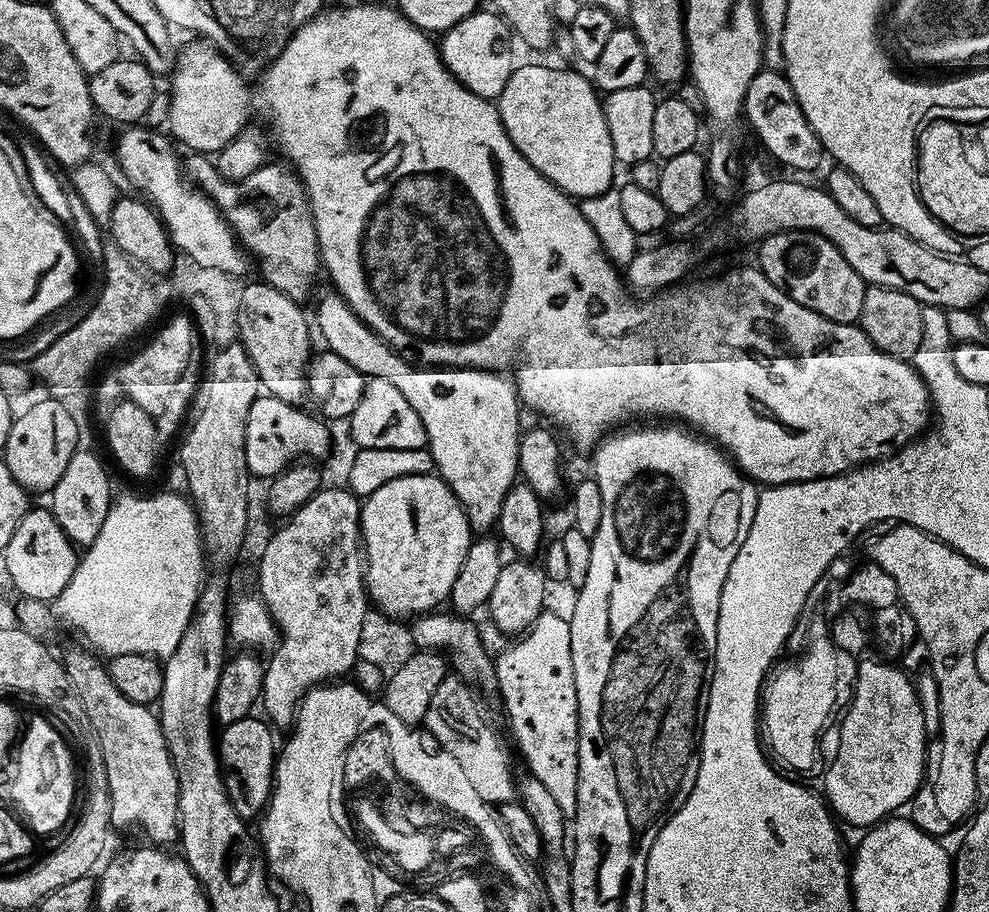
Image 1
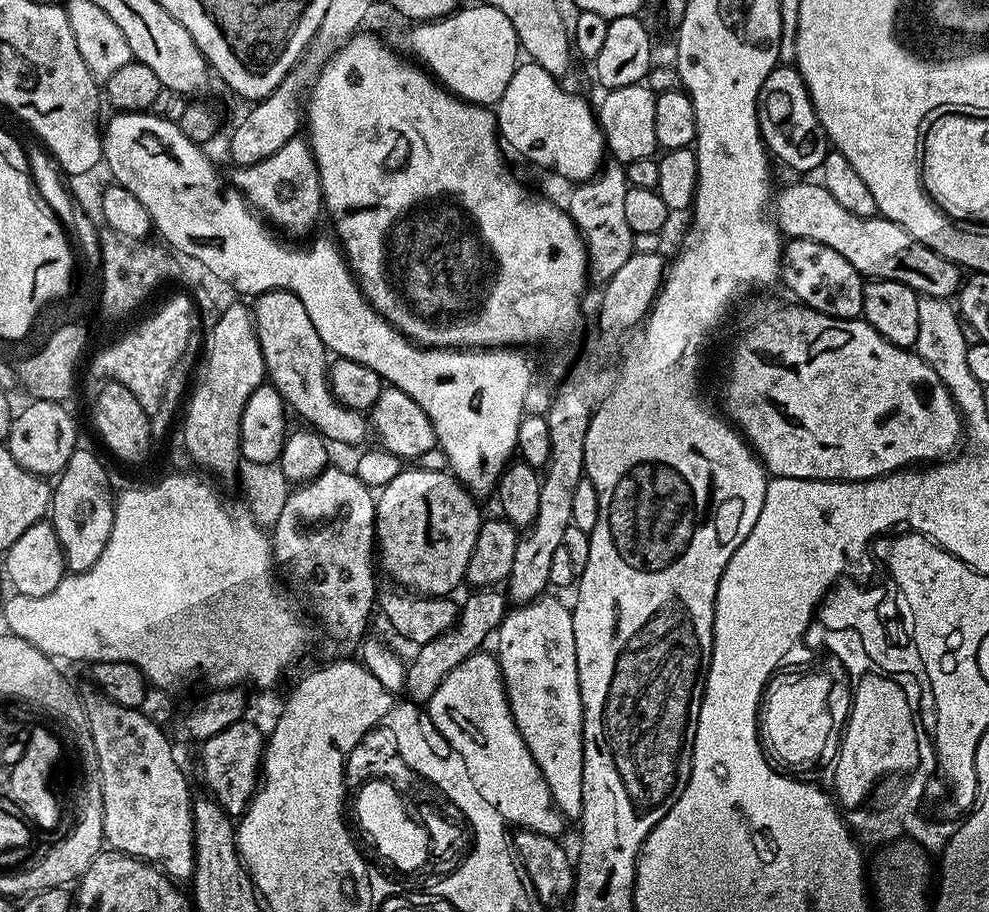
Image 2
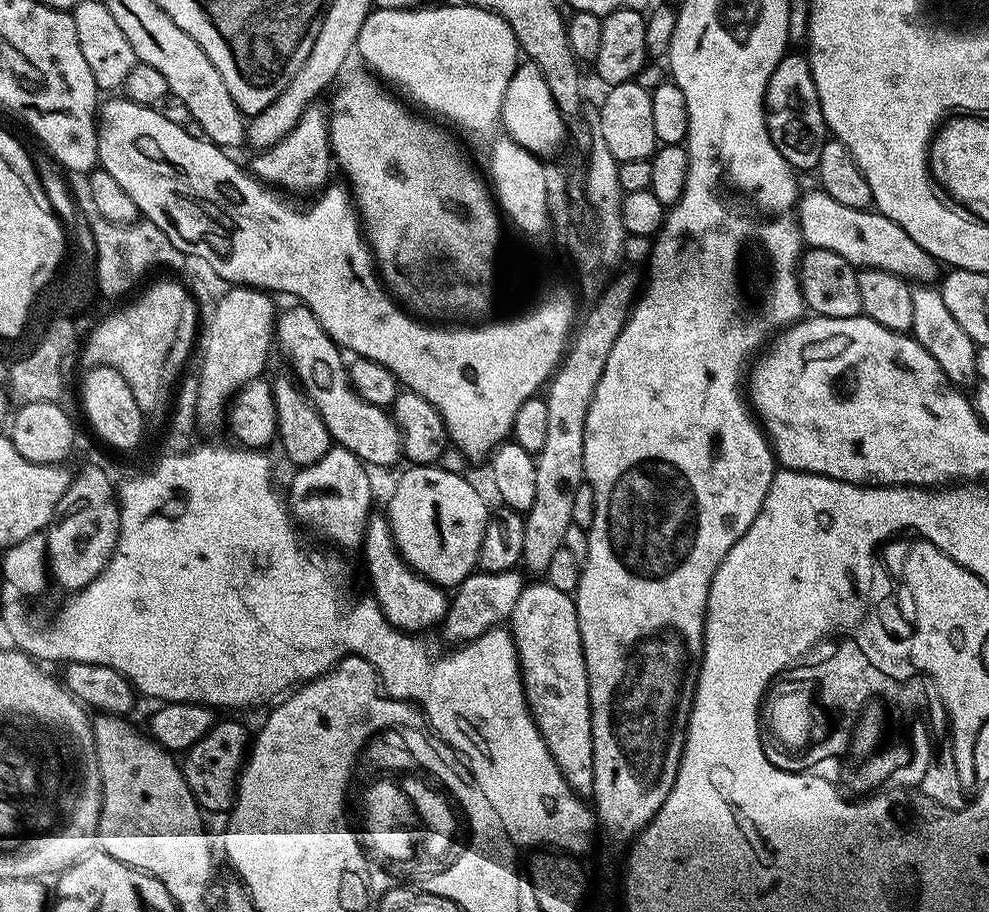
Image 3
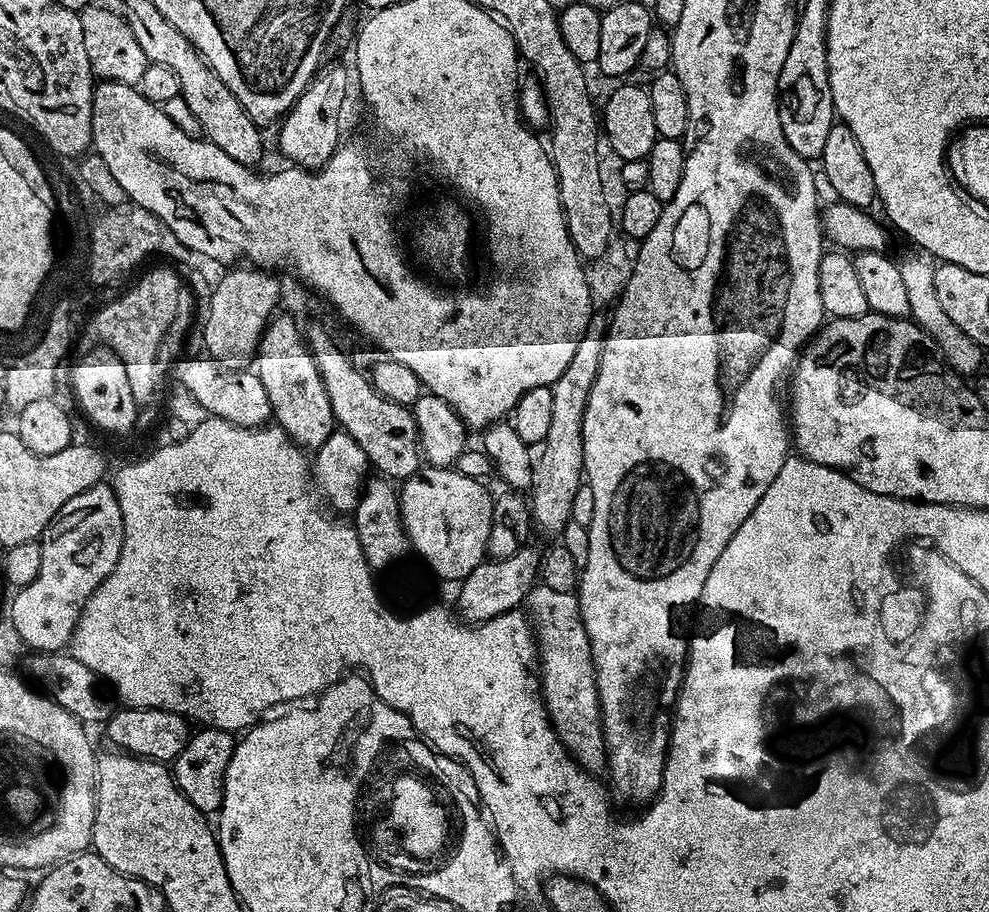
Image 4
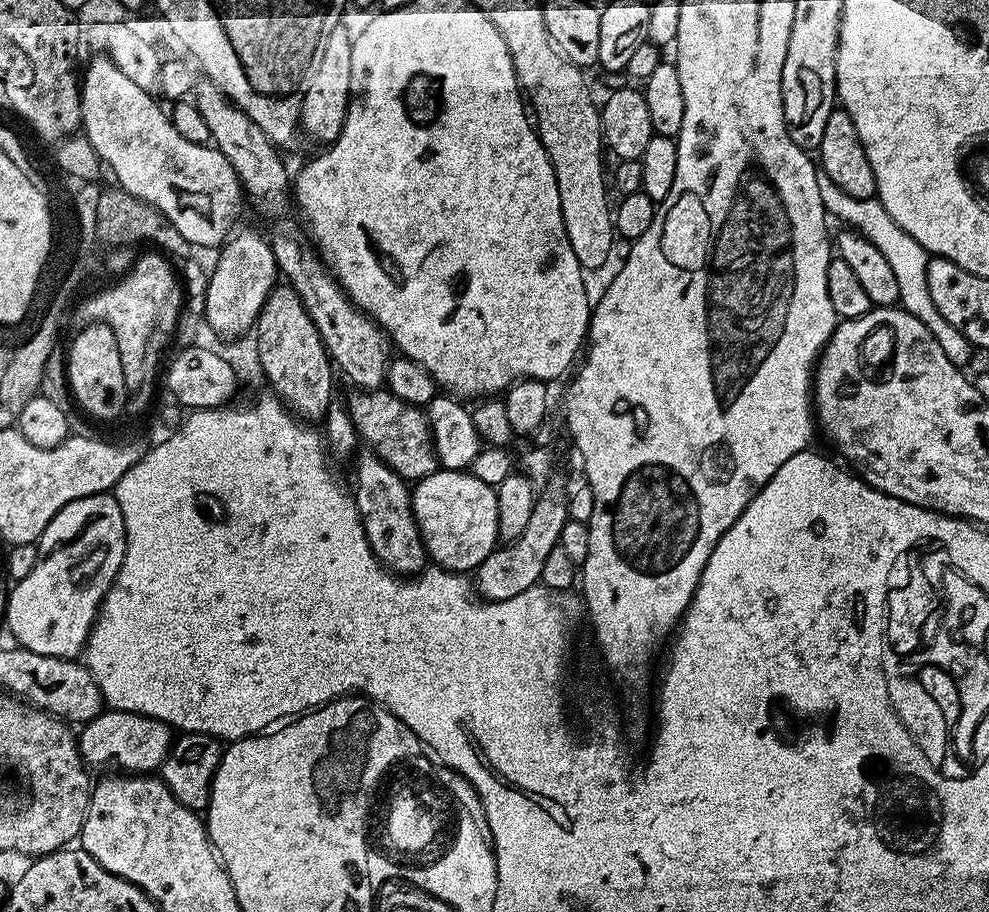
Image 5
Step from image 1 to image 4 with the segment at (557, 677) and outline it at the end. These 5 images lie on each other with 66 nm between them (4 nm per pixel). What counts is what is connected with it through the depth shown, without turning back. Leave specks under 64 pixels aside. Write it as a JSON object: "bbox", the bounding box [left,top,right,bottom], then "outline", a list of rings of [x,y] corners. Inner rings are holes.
{"bbox":[526,583,606,773],"outline":[[[541,583],[529,592],[526,608],[538,645],[538,672],[542,677],[548,719],[572,759],[581,768],[597,773],[597,769],[603,769],[606,764],[604,725],[600,698],[596,694],[596,666],[592,663],[592,647],[584,619],[580,617],[580,601],[571,591],[554,590]]]}

